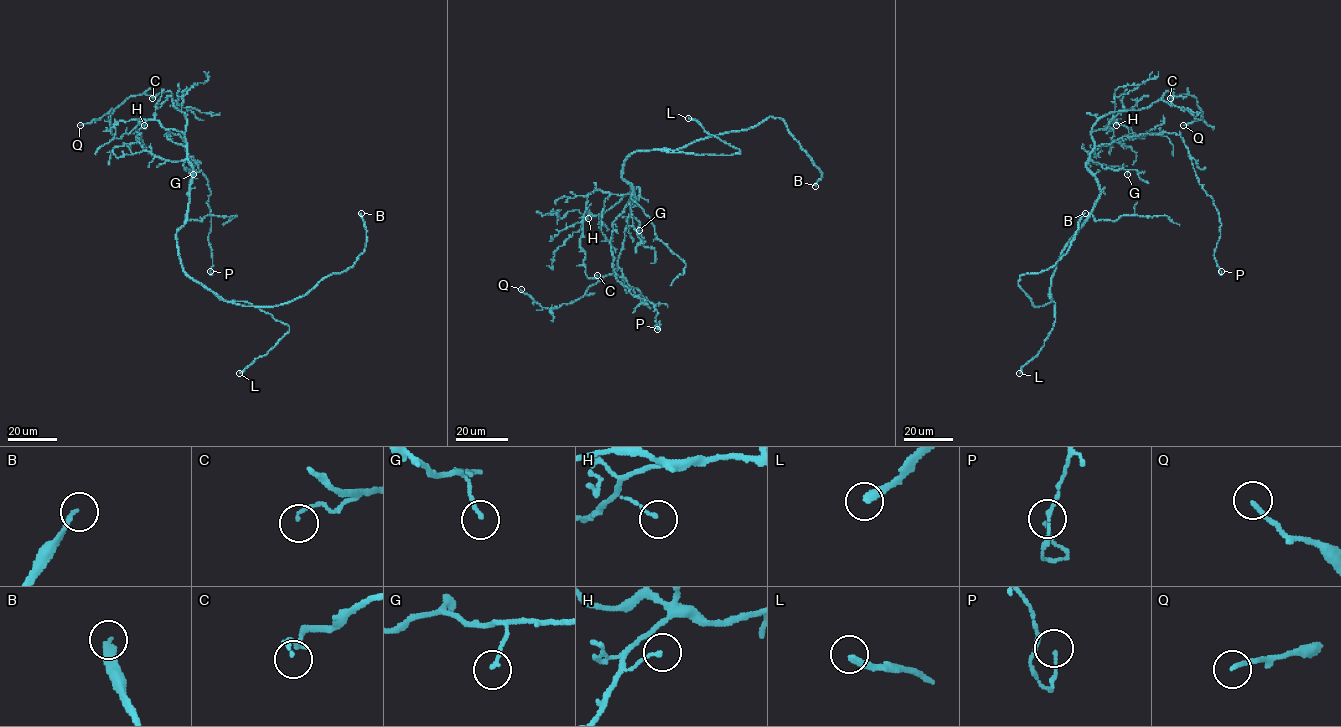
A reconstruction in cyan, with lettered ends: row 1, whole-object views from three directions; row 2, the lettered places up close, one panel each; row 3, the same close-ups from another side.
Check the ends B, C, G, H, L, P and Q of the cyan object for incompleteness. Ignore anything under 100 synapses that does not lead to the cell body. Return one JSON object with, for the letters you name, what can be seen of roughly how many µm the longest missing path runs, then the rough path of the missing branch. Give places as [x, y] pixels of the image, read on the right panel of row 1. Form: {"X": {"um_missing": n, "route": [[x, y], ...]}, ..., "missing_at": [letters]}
{"B": {"um_missing": 140, "route": [[1085, 213], [1114, 170], [1134, 94], [1160, 87], [1135, 82], [1112, 100]]}, "L": {"um_missing": 35, "route": [[1019, 373], [1010, 378], [979, 406], [967, 408]]}, "missing_at": ["B", "L"]}

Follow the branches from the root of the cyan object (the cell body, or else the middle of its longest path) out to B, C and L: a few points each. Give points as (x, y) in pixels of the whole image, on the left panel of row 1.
B: (187, 216), (176, 235), (183, 271), (227, 301), (274, 306), (353, 265), (366, 242), (361, 213)
C: (187, 216), (193, 171), (184, 136), (187, 120), (174, 106), (170, 91), (160, 92), (152, 98)
L: (187, 216), (176, 235), (183, 271), (221, 299), (248, 302), (289, 327), (265, 355), (257, 358), (239, 373)

